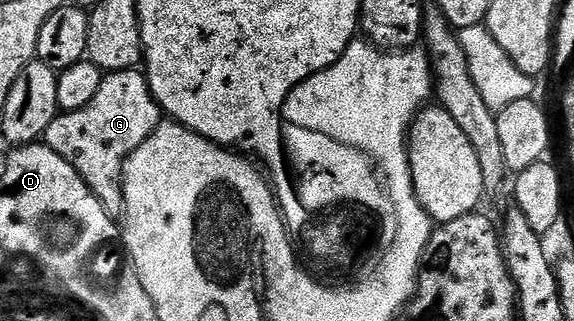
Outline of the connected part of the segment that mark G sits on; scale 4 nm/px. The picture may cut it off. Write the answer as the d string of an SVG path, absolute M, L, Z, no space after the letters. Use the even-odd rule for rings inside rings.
M138 68L122 69L104 76L101 87L97 87L97 95L93 95L93 100L85 103L85 107L68 113L60 112L53 123L49 123L45 144L57 151L57 155L61 155L61 159L68 161L77 171L77 175L85 179L85 183L93 191L93 195L97 195L107 213L119 215L123 212L123 164L133 151L137 151L137 147L141 147L141 143L145 143L145 139L149 139L149 135L155 133L160 120L161 110L151 93L146 72Z

